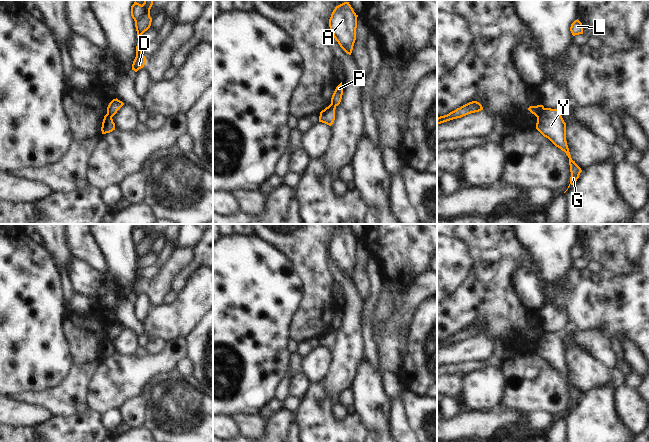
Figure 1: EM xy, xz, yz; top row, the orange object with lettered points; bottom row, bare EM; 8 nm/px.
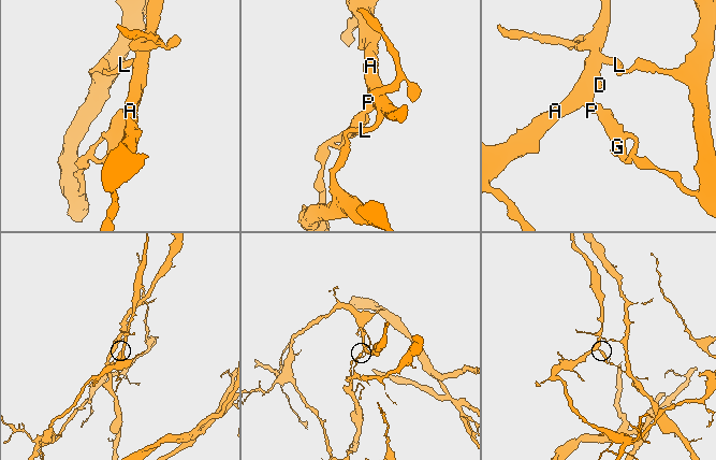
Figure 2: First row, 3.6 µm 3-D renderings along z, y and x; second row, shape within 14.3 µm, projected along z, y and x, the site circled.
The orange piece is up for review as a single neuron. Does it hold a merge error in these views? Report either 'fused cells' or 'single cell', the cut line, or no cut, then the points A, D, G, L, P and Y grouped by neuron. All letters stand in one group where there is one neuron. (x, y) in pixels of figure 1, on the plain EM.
fused cells | yz (544, 332), (537, 342) | A D P / G L Y

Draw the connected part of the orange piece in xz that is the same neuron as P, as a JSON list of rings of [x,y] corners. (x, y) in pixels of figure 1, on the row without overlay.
[[[342,306],[336,311],[332,322],[331,322],[331,327],[335,330],[338,330],[341,326],[343,319],[343,311],[342,311]]]

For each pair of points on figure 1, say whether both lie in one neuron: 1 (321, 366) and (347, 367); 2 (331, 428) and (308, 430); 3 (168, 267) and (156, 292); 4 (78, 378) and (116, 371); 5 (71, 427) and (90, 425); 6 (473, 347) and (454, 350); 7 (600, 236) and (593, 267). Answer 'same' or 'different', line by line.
1: different
2: same
3: same
4: different
5: same
6: same
7: different

